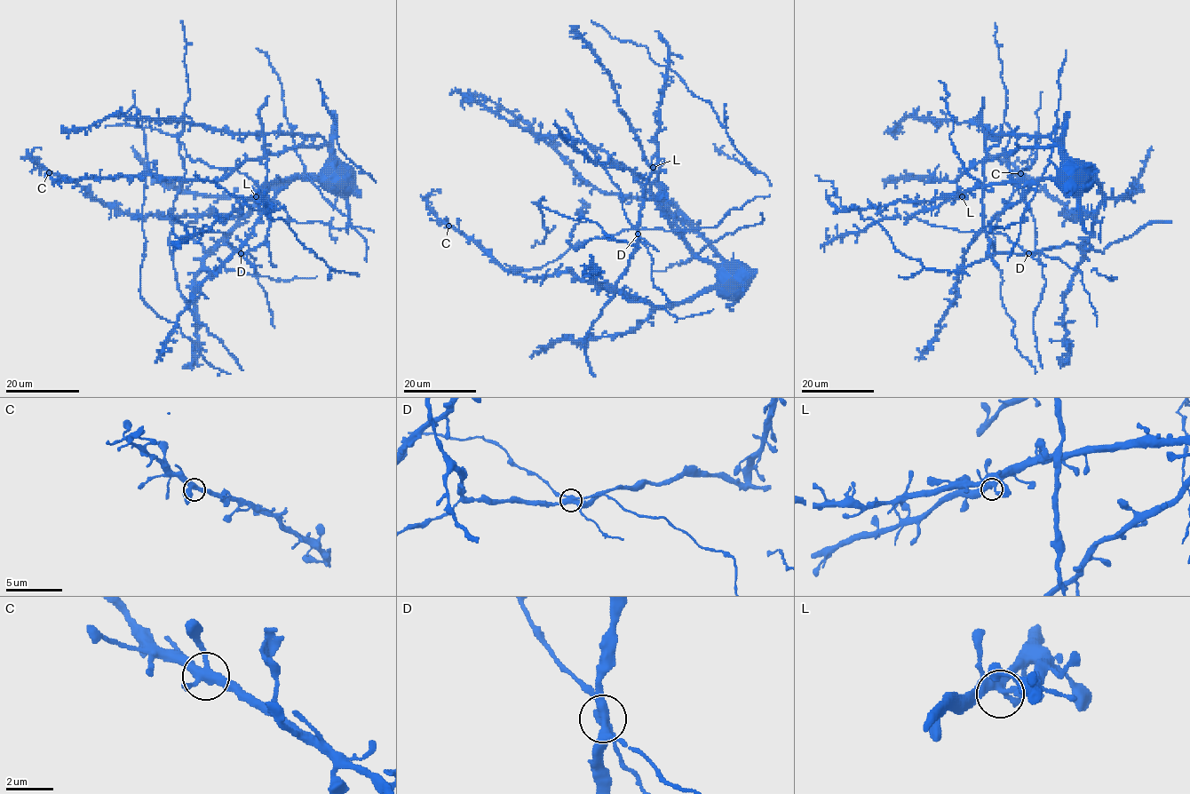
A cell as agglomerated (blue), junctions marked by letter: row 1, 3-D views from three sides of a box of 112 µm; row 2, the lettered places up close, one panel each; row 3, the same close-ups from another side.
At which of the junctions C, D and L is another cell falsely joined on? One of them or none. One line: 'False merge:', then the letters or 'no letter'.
False merge: D

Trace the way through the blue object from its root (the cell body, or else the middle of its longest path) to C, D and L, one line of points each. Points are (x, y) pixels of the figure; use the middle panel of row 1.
C: (735, 275), (657, 308), (619, 290), (582, 282), (571, 273), (526, 277), (503, 269), (448, 225)
D: (735, 275), (660, 308), (622, 296), (614, 284), (638, 246), (638, 234)
L: (735, 275), (704, 262), (693, 251), (670, 210), (653, 167)

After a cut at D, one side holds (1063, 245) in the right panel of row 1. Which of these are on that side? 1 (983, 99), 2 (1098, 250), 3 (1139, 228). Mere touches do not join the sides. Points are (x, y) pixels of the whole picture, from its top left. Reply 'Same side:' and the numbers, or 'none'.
Same side: 1, 2, 3

